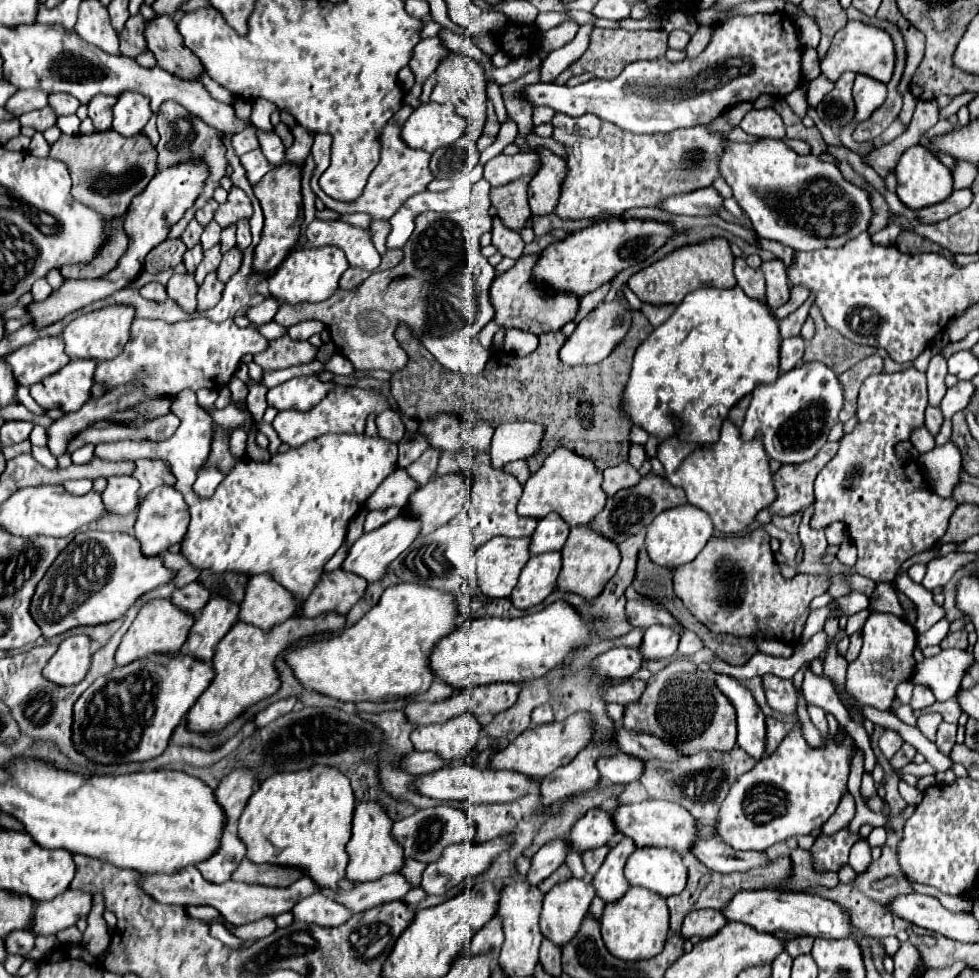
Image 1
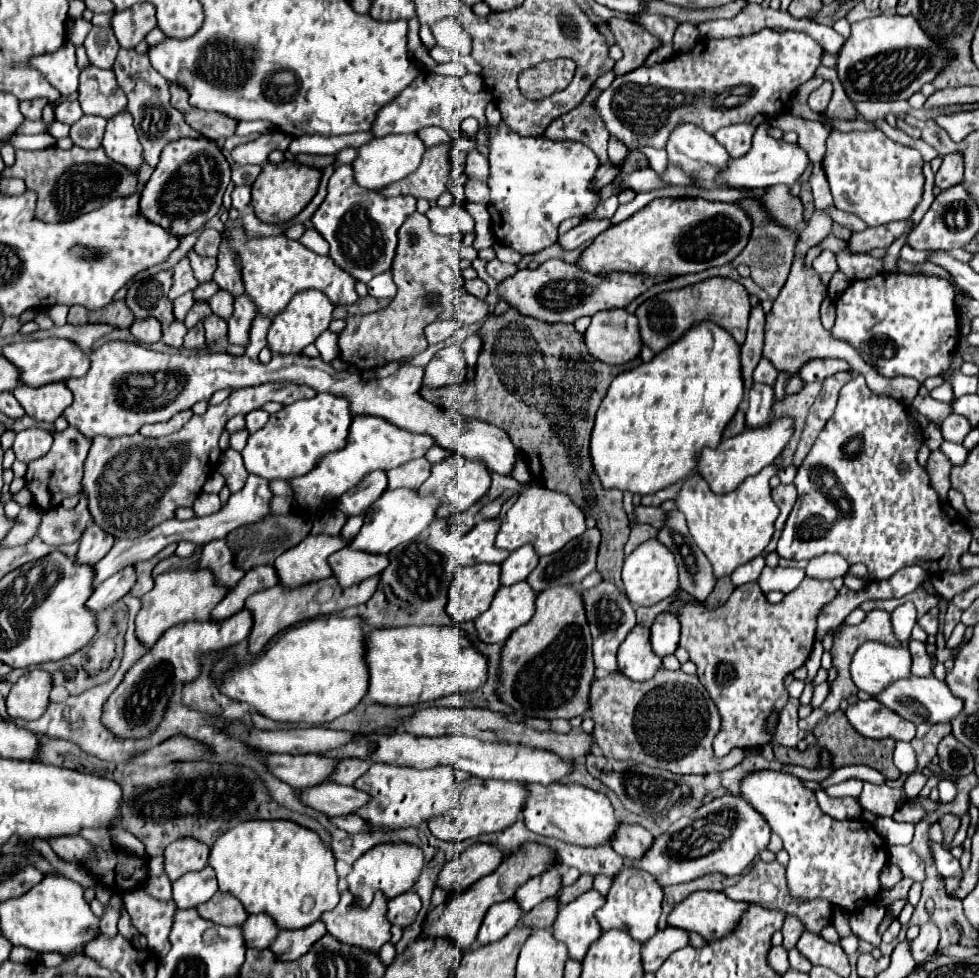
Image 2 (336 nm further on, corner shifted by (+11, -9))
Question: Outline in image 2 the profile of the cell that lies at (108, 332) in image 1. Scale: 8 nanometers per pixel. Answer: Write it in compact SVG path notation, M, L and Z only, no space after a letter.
M62 337L10 343L4 347L2 355L20 369L22 383L26 383L30 387L40 387L40 385L54 383L54 381L66 381L70 377L80 377L80 375L86 375L88 367L90 367L88 353L82 347L78 347L76 341L62 339Z

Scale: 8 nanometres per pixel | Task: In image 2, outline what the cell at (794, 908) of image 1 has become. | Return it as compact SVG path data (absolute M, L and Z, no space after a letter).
M696 891L672 909L672 913L668 917L668 925L680 927L686 931L696 931L704 939L714 941L714 939L722 939L728 933L732 933L732 927L738 927L738 923L748 907L750 907L750 903L732 901L722 891Z

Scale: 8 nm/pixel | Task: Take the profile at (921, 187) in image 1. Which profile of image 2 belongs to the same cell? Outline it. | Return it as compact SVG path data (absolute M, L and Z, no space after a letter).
M832 131L828 135L826 155L822 161L824 173L828 169L828 183L830 183L830 189L834 195L836 209L856 213L862 221L868 223L868 227L886 225L886 223L900 221L900 219L910 219L910 215L922 201L922 193L924 193L922 163L924 161L916 149L894 143L882 131L850 131L850 133Z

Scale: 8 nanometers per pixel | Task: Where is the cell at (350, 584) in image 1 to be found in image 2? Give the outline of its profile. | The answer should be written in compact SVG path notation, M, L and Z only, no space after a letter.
M340 549L330 559L332 577L338 579L340 587L348 589L368 577L374 577L382 573L388 567L386 555L372 555L364 551L352 551L352 549Z

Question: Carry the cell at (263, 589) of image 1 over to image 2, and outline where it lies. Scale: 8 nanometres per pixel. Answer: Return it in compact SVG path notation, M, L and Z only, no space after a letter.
M308 535L300 545L288 549L274 563L278 585L284 589L296 589L312 581L330 577L328 557L346 547L340 535Z

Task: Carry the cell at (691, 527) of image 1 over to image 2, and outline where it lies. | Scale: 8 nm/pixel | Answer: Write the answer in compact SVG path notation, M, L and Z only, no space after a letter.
M648 539L640 543L626 559L622 567L622 581L624 581L624 591L630 599L630 603L650 607L662 599L672 597L680 583L678 583L678 567L676 561L672 559L672 551L664 547L658 539Z

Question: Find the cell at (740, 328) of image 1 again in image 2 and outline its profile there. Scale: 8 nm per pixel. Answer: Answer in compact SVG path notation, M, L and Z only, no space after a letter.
M712 321L694 323L676 343L630 371L614 377L606 397L600 403L592 431L592 463L604 487L618 487L632 493L656 493L670 483L682 481L696 467L704 447L718 447L722 431L738 411L744 399L744 381L740 371L740 345L728 331Z

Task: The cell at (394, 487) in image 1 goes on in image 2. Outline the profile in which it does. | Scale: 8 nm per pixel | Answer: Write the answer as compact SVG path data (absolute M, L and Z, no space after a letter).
M422 457L422 459L414 459L408 461L392 471L388 471L388 489L412 489L416 491L430 475L430 463Z

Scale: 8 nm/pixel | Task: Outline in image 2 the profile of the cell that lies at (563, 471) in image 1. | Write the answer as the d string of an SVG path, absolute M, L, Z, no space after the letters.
M528 483L528 487L520 493L518 501L508 509L502 527L496 535L496 547L514 551L526 543L532 543L538 555L552 555L584 531L584 513L572 503L572 499L568 499L568 495L542 485Z

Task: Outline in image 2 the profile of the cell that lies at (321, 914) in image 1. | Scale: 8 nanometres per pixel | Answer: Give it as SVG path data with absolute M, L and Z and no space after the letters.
M250 915L242 925L242 931L246 947L256 949L268 949L274 943L276 935L280 933L280 929L276 929L276 925L272 923L272 919L268 919L268 915Z

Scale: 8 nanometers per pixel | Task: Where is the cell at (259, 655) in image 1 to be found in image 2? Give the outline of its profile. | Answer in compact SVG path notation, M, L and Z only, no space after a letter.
M328 577L328 579L322 579L322 581L316 581L316 583L310 583L310 585L304 585L304 587L298 587L298 589L280 589L278 585L272 587L272 589L264 589L260 593L254 593L246 599L246 605L244 609L248 609L252 613L252 619L254 619L254 625L252 625L252 631L248 635L248 651L250 655L258 655L266 643L276 637L280 631L296 625L296 623L302 623L302 621L308 621L308 619L314 619L314 617L320 617L320 615L330 615L334 611L340 611L344 607L352 607L352 605L362 605L364 601L368 601L372 597L372 593L376 591L376 583L378 583L378 577L370 577L350 589L340 589L336 579L334 577Z

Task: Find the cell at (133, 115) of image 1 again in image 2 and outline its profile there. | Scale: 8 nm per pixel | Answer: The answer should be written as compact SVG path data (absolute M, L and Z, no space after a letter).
M122 111L116 119L108 119L102 147L112 161L124 163L132 171L140 169L142 145L134 129L134 119L128 115L128 111Z

